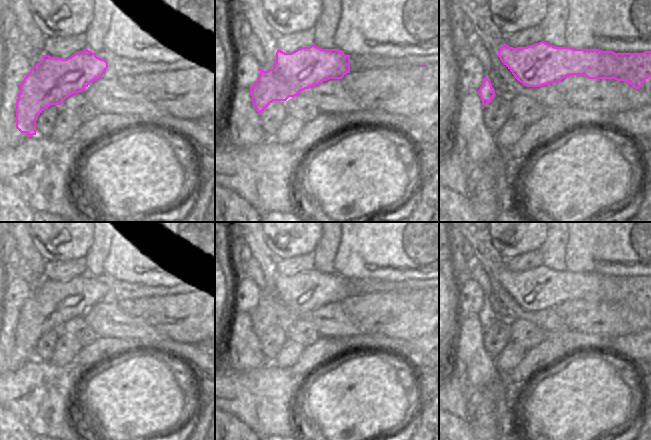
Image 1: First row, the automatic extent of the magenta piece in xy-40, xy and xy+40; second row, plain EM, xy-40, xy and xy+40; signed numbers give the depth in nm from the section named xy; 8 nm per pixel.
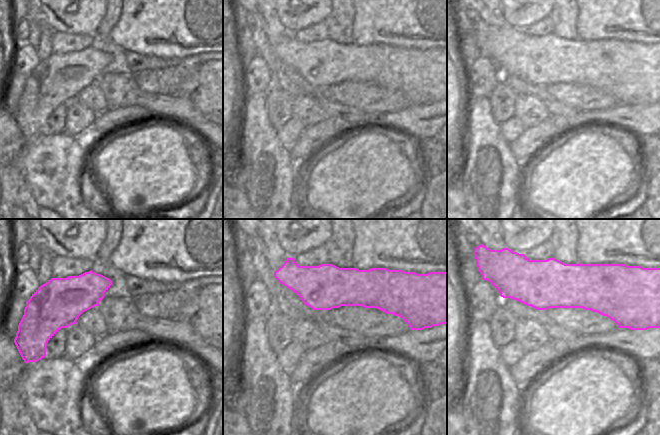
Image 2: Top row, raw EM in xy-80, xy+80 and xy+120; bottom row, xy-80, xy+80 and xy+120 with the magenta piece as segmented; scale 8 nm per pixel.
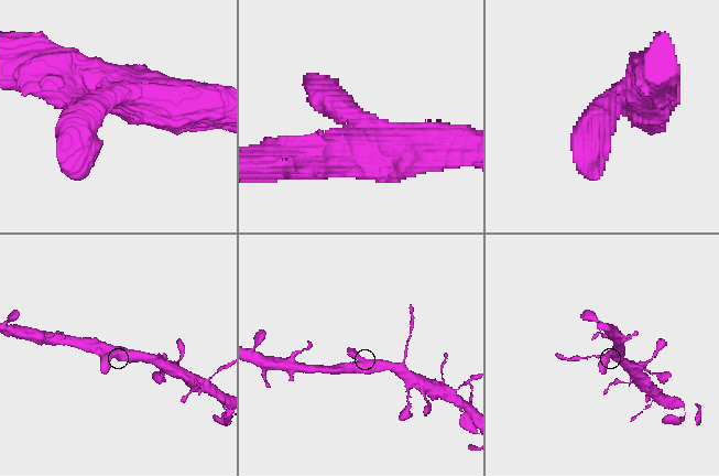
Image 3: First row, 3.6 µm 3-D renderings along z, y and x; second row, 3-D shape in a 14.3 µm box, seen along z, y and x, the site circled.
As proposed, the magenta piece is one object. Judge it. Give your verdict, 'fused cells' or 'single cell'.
single cell

